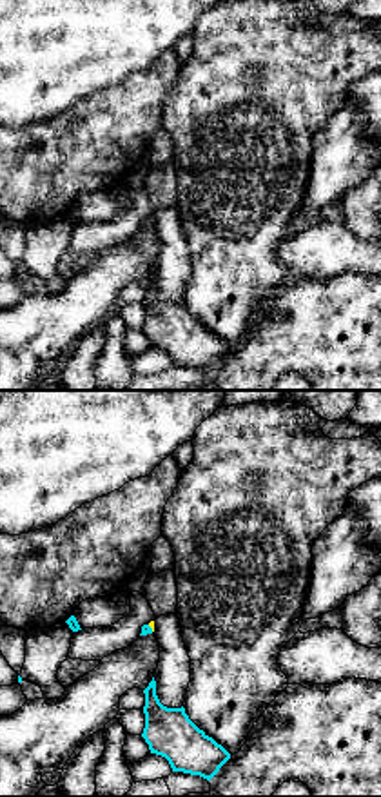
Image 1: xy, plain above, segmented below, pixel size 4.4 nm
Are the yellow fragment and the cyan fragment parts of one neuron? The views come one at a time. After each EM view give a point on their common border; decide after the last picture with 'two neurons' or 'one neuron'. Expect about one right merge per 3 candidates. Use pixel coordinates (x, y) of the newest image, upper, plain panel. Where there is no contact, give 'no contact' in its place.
(151, 220)

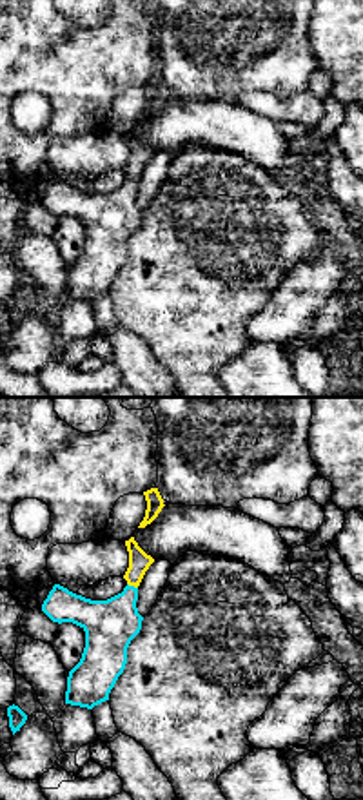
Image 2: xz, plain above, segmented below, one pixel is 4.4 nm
(133, 178)

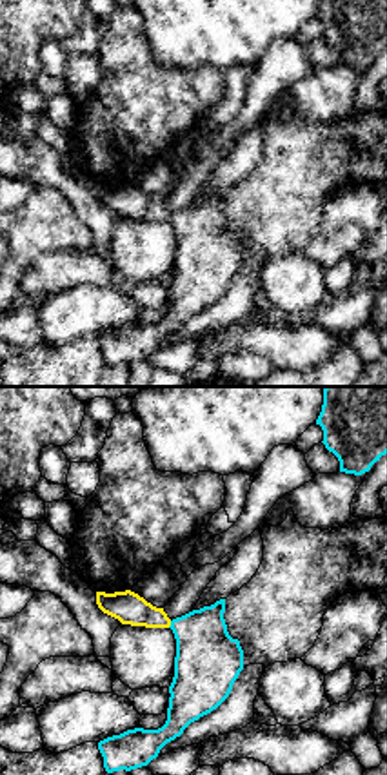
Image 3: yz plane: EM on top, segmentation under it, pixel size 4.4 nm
(169, 218)

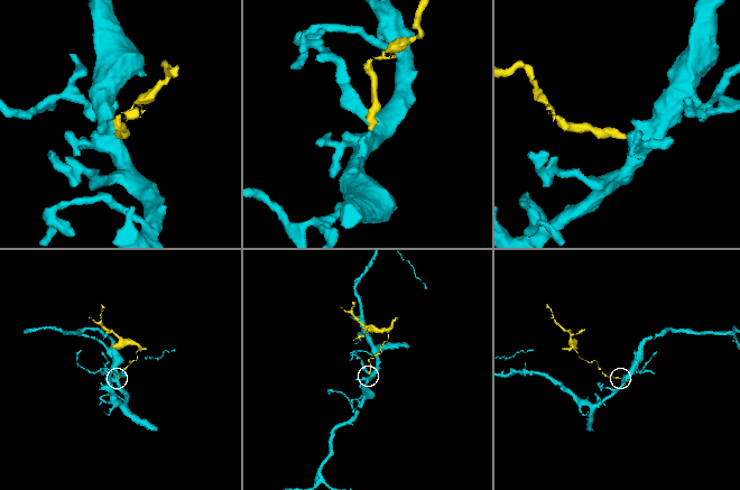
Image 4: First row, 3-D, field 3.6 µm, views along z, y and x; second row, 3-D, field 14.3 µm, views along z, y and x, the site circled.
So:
two neurons

